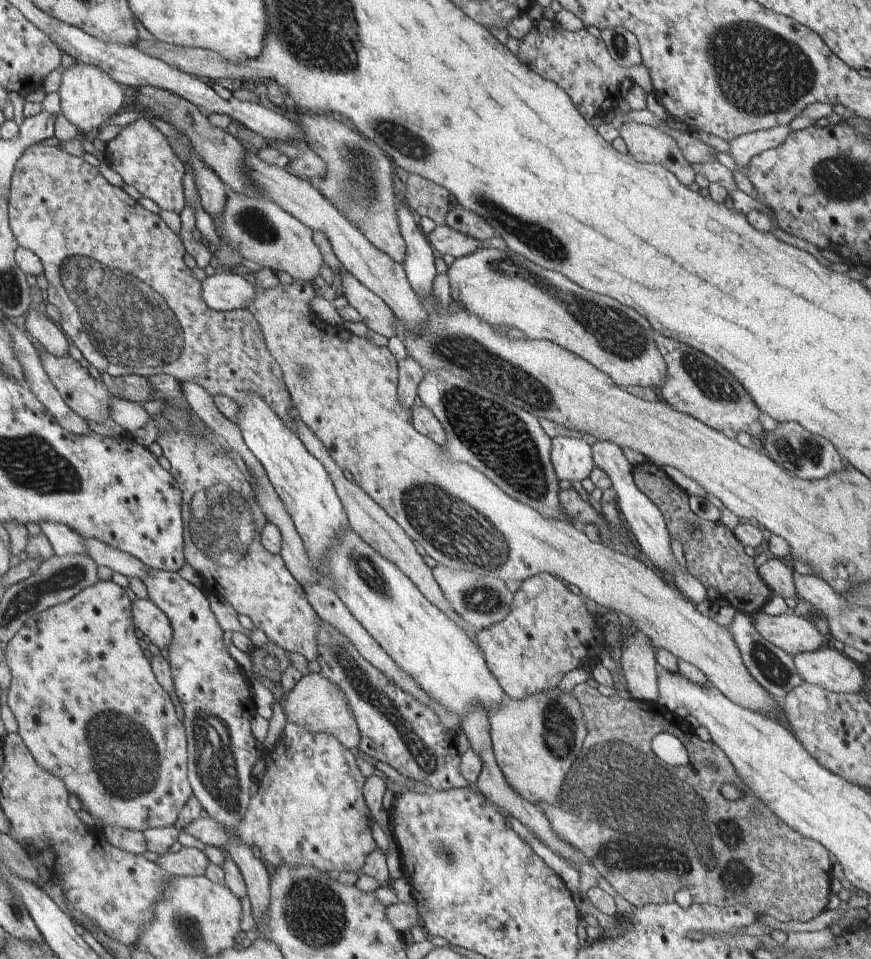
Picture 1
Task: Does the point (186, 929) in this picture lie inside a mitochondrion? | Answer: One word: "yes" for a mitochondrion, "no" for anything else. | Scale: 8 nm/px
yes

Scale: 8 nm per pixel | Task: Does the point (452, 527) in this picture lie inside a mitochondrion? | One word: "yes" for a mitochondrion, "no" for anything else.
yes

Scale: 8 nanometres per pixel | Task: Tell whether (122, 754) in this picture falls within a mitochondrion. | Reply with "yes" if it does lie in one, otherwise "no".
yes

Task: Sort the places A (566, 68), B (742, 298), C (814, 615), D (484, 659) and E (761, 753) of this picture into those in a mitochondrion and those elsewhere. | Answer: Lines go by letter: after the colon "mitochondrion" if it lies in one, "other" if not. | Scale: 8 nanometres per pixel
A: other
B: other
C: other
D: other
E: other

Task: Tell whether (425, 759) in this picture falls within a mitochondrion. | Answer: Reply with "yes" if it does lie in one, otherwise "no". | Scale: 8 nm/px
yes

